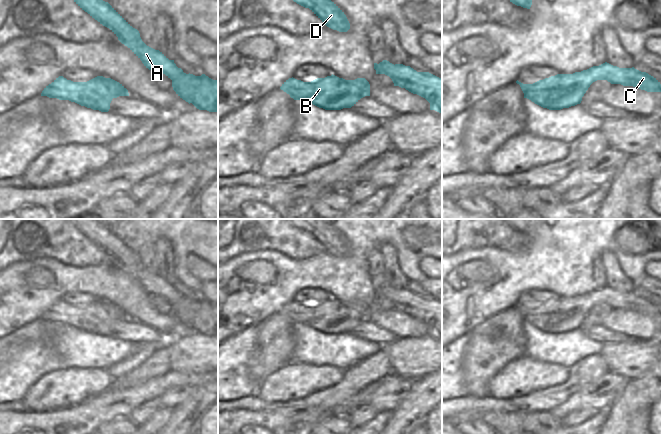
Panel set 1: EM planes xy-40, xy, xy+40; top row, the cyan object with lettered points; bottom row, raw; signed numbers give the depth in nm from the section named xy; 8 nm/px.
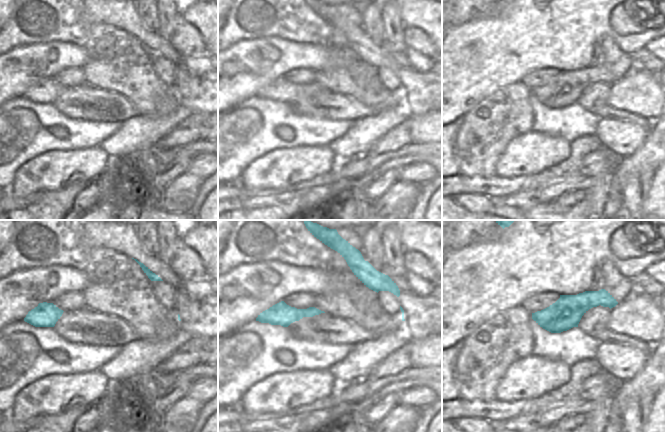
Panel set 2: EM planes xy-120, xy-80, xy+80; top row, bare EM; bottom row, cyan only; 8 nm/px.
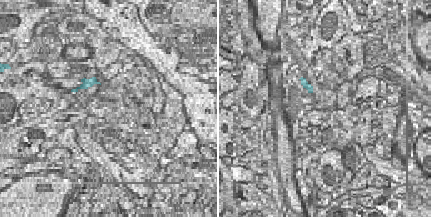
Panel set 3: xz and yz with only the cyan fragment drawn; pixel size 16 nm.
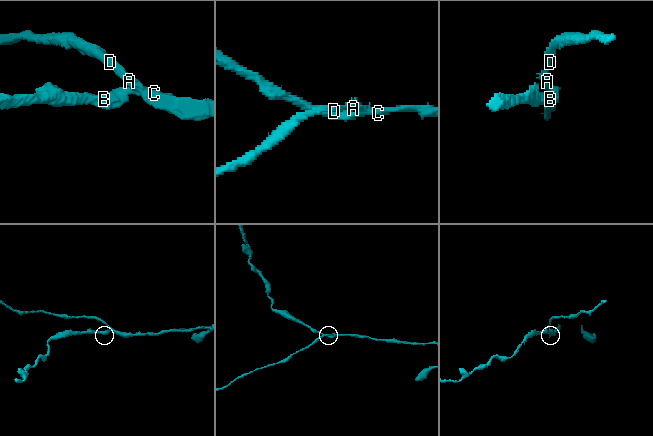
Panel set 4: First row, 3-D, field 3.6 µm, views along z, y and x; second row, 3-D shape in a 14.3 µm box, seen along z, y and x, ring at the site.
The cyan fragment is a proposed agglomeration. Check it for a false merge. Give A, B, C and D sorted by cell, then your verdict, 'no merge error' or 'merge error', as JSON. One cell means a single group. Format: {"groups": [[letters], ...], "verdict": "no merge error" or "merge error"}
{"groups": [["A", "D"], ["B", "C"]], "verdict": "merge error"}

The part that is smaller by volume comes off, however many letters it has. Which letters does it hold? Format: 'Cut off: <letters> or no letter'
Cut off: A, D

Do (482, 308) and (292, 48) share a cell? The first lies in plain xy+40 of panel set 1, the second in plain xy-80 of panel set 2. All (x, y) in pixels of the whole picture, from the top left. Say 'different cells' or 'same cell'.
same cell

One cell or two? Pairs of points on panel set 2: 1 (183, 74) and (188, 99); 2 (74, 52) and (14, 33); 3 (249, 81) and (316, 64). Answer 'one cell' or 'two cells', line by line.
1: one cell
2: two cells
3: one cell

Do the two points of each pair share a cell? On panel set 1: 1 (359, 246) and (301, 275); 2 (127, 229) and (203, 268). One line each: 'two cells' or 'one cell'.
1: one cell
2: two cells

